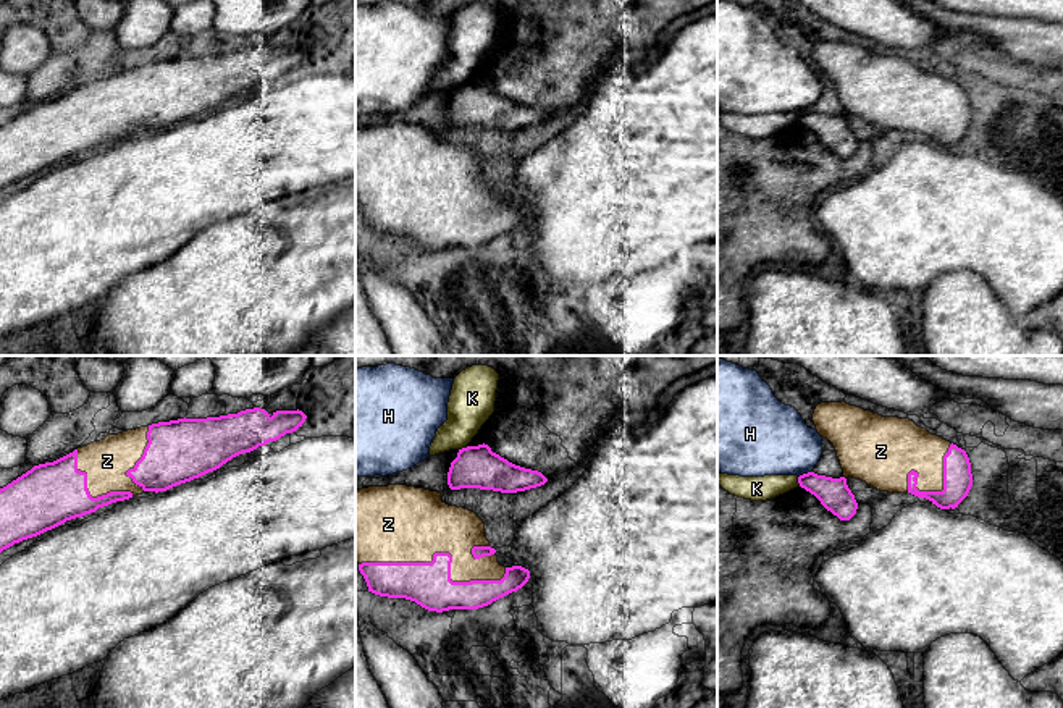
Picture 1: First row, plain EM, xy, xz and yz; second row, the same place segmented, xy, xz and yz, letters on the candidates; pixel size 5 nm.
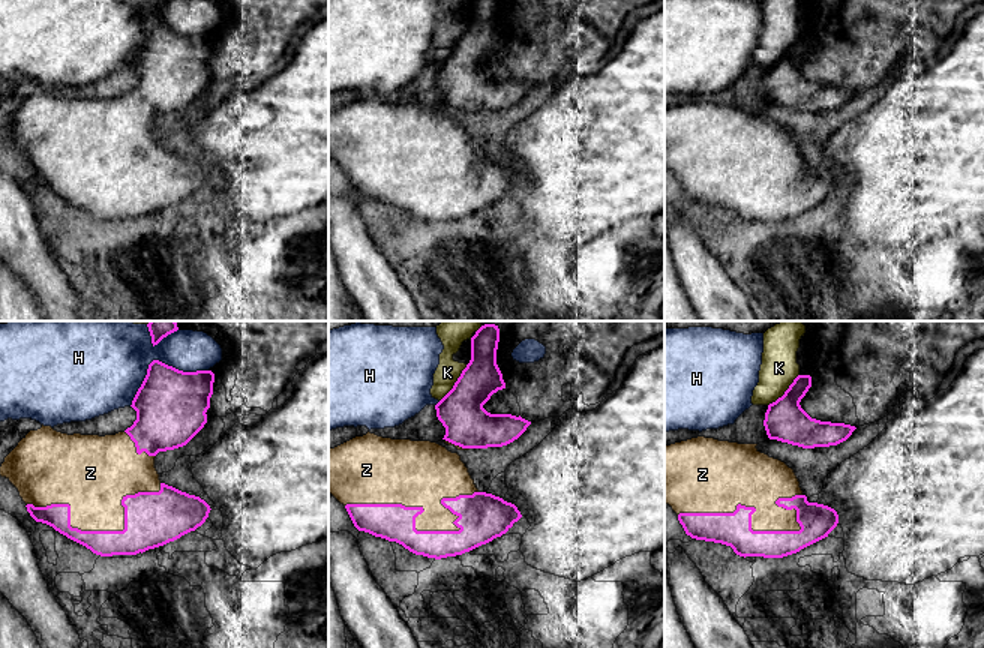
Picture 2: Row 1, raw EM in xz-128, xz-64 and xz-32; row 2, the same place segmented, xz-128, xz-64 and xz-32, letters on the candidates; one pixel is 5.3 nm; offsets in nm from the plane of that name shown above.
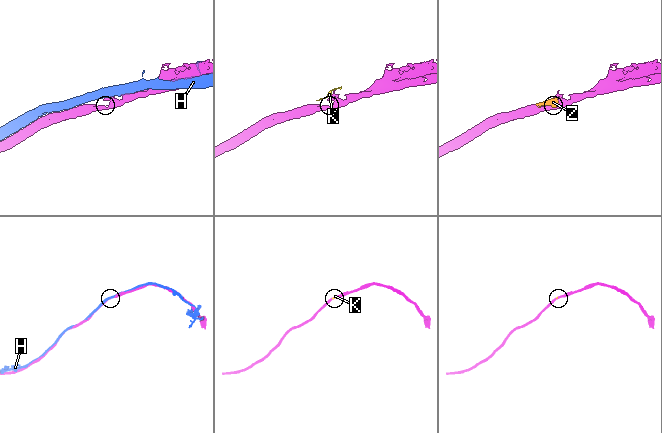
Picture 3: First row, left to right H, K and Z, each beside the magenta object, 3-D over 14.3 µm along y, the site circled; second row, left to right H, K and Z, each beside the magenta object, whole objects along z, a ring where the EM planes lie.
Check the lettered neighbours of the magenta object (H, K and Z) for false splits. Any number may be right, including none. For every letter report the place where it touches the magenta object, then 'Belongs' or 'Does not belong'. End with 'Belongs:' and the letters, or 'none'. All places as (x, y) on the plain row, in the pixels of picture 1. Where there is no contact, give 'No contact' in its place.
H: Touches magenta at yz (805, 112). Does not belong
K: Touches magenta at yz (798, 120). Does not belong
Z: Touches magenta at xz (443, 191). Belongs
Belongs: Z

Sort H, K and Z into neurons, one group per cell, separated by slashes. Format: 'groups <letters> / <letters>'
groups H / K / Z

